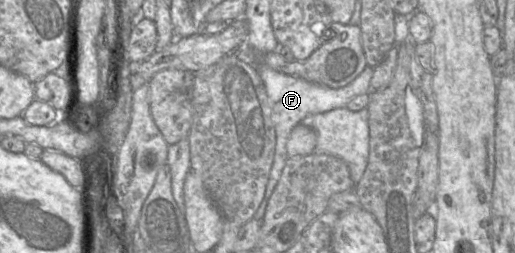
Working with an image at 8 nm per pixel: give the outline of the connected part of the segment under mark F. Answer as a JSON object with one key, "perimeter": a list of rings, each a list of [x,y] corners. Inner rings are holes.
{"perimeter":[[[258,63],[255,64],[255,66],[267,93],[271,107],[271,118],[276,133],[274,159],[263,198],[269,199],[271,197],[272,189],[276,181],[280,178],[286,161],[289,158],[286,150],[286,143],[292,129],[311,114],[323,113],[338,108],[346,108],[348,102],[355,96],[369,94],[371,91],[370,81],[373,75],[373,68],[367,65],[352,82],[344,87],[329,88],[299,77],[278,72],[264,64]]]}

